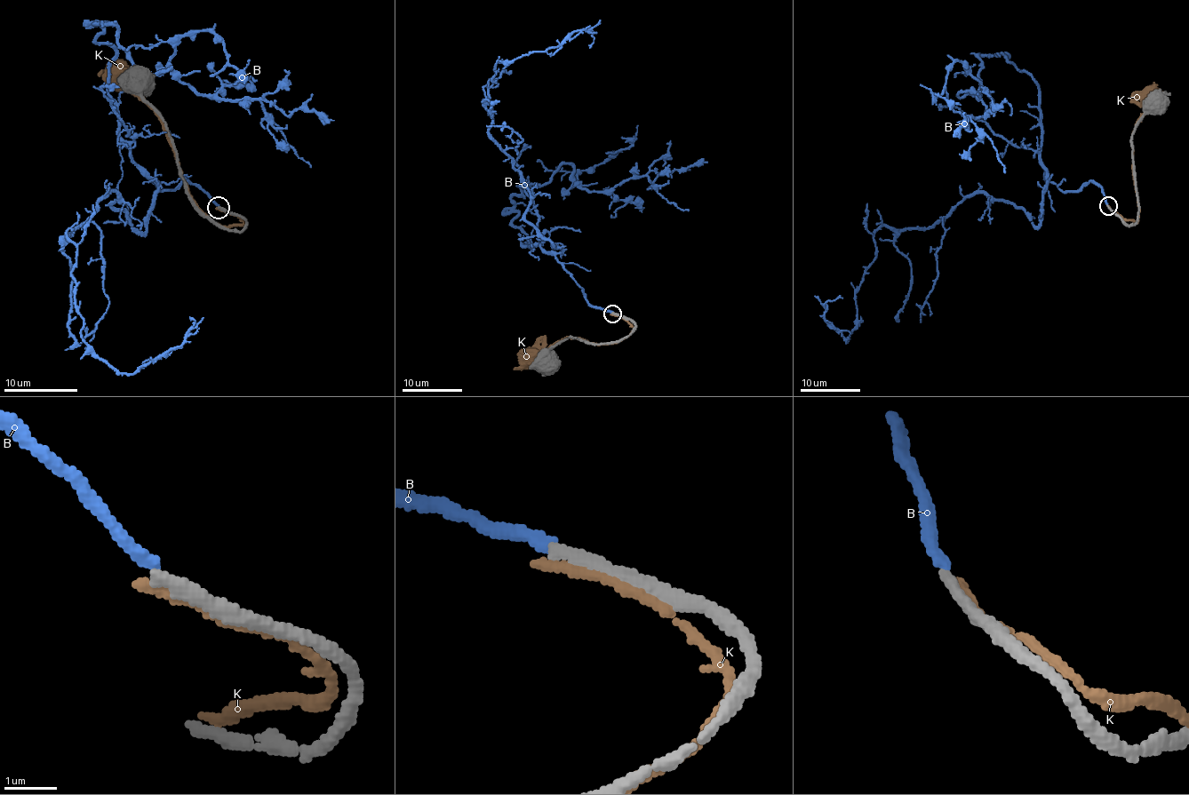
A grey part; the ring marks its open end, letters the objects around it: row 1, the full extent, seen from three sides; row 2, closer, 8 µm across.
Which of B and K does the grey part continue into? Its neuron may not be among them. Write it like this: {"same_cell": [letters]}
{"same_cell": []}

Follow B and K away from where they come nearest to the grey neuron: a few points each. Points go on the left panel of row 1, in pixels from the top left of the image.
B: (219, 206), (148, 178), (143, 232), (114, 191), (64, 237), (81, 338), (121, 373), (181, 344), (189, 316)
K: (227, 211), (243, 222), (222, 226), (213, 220), (189, 193), (163, 122), (129, 86), (126, 75), (117, 74)

